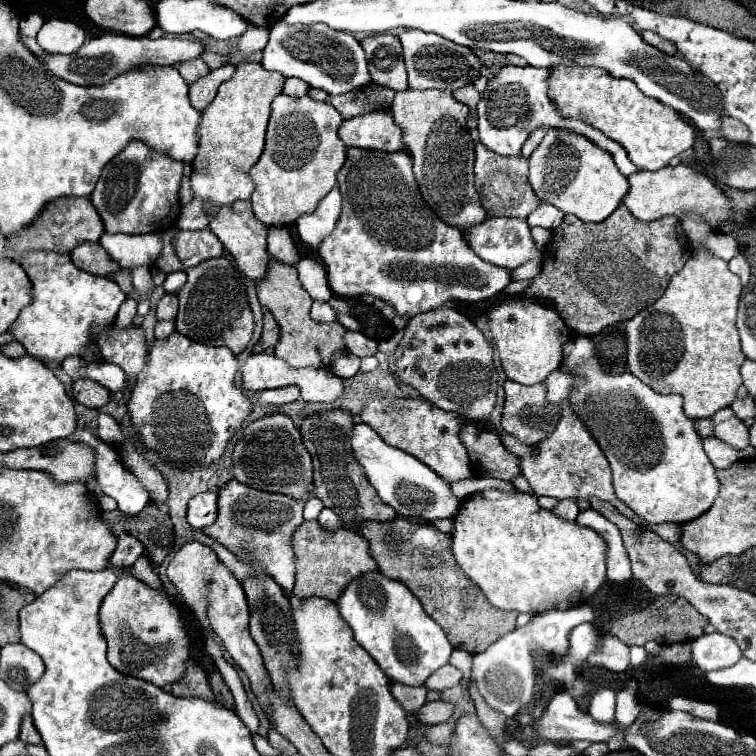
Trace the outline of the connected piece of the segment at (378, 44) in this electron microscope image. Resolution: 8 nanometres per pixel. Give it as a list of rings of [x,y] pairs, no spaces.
[[[371,35],[361,39],[361,47],[367,55],[367,65],[371,79],[377,85],[389,87],[393,91],[405,91],[407,73],[401,57],[401,43],[395,35]]]

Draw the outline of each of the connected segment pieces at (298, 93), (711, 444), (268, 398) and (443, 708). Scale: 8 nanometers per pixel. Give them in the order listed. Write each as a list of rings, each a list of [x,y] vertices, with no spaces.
[[[287,77],[285,85],[283,85],[283,93],[285,95],[295,95],[295,97],[303,97],[307,93],[309,85],[305,85],[305,81],[295,79],[295,77]]]
[[[709,437],[703,441],[705,453],[711,459],[715,469],[725,469],[731,467],[735,461],[741,459],[741,451],[733,449],[731,445],[725,445],[723,441],[717,441],[717,437]]]
[[[281,387],[281,389],[271,389],[271,391],[261,391],[259,401],[265,405],[285,405],[293,403],[299,397],[297,387]]]
[[[431,701],[425,703],[417,713],[413,713],[413,717],[421,723],[421,725],[435,725],[435,723],[443,723],[451,717],[453,713],[453,705],[445,703],[445,701]]]

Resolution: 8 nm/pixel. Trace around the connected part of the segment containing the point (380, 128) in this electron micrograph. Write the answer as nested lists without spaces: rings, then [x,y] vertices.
[[[373,111],[343,121],[339,137],[347,147],[379,149],[389,153],[403,149],[401,129],[397,129],[389,111]]]

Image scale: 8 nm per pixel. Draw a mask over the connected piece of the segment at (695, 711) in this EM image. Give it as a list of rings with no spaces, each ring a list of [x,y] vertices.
[[[673,697],[669,703],[671,709],[679,709],[679,711],[687,711],[699,719],[707,719],[707,721],[719,721],[719,707],[707,701],[697,701],[697,699],[687,699],[687,697]]]

